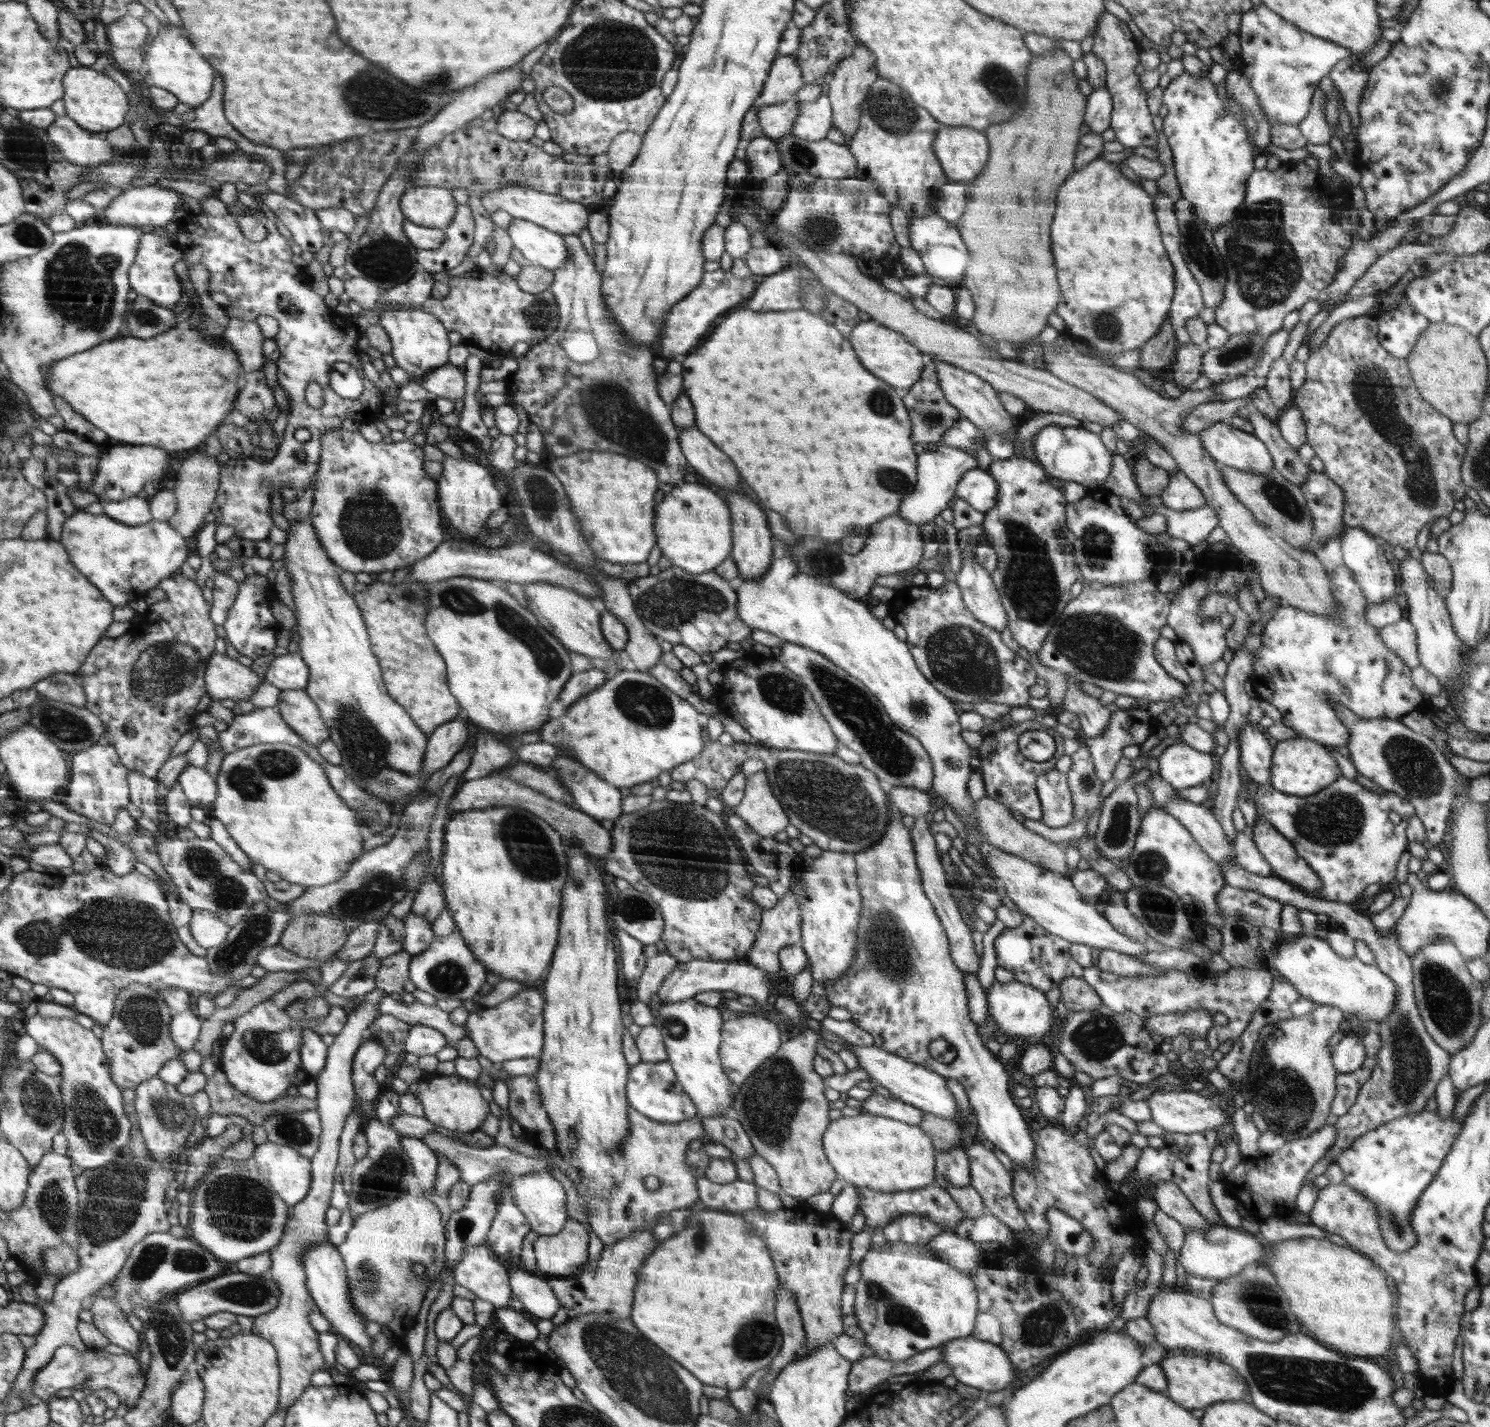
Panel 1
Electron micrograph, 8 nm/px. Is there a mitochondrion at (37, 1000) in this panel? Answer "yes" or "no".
no

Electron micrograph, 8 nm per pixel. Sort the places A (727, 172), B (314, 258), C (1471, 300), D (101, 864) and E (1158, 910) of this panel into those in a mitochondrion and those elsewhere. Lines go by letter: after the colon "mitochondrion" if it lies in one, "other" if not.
A: other
B: other
C: mitochondrion
D: other
E: mitochondrion

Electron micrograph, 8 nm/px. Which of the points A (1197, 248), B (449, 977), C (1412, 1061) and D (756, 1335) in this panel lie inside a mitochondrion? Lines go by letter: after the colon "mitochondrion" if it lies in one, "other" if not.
A: mitochondrion
B: mitochondrion
C: mitochondrion
D: mitochondrion

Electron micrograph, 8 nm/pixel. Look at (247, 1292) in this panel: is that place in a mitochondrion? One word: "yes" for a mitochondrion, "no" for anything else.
yes

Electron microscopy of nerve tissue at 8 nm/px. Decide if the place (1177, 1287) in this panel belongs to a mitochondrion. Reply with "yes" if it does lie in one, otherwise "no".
no

